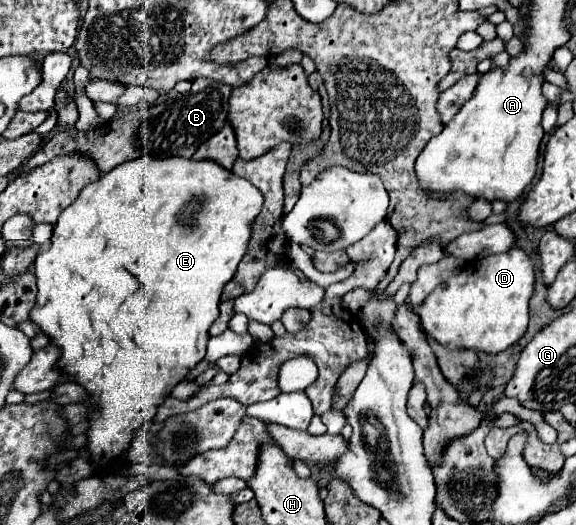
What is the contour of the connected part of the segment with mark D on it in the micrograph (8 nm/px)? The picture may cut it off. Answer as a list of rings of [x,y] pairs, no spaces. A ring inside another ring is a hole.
[[[513,247],[507,253],[471,261],[457,277],[439,285],[423,305],[417,307],[421,325],[433,339],[455,349],[479,349],[499,353],[517,343],[529,323],[529,301],[535,293],[535,263],[529,253]]]

